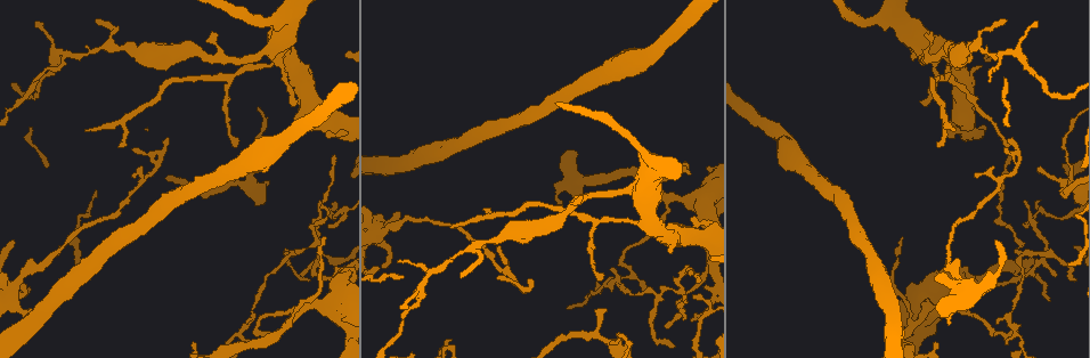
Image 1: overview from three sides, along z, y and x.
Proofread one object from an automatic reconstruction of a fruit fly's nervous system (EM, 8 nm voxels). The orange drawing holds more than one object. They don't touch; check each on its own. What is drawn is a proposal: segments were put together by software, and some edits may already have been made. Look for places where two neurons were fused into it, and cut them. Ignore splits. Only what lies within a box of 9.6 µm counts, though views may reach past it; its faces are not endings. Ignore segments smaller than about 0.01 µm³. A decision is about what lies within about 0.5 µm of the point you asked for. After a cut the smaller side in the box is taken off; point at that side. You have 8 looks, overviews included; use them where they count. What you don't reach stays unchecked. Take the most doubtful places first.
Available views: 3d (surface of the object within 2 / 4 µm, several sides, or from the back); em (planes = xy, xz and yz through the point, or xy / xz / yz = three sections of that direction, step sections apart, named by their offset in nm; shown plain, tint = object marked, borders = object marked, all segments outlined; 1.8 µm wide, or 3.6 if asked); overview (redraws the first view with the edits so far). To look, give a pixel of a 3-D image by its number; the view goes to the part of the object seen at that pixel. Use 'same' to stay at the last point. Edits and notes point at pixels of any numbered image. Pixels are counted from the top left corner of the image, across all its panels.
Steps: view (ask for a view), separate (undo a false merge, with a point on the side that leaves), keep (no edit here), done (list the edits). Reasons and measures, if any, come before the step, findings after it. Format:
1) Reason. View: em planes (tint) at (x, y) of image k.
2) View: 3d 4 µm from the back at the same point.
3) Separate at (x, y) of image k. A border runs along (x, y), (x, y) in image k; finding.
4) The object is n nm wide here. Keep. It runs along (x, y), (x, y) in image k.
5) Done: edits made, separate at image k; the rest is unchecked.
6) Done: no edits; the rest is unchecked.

Arms run side by side. View: em 3.6 µm planes (tint) at (919, 46) of image 1.

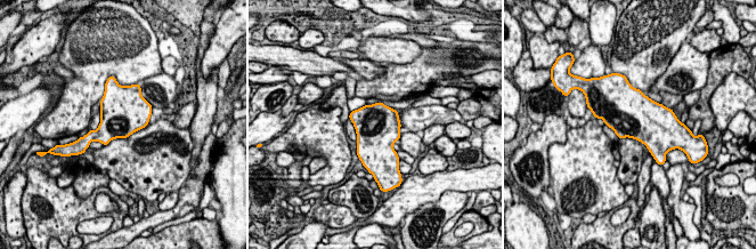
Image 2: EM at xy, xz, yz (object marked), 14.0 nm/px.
The object is 600 nm wide here. Keep. All the same neuron.

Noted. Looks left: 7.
Three arms meet. View: 3d 4 µm at (605, 287) of image 1.

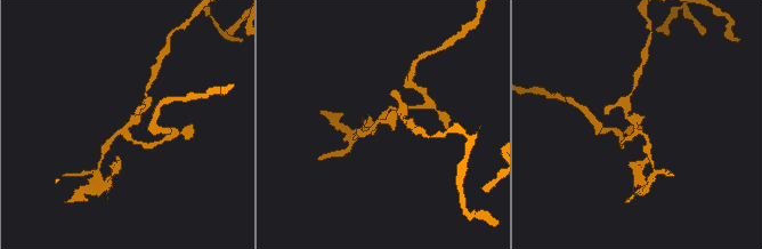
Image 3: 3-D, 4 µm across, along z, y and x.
3 arms meet here; now the EM. View: em planes (borders) at (633, 132) of image 3.

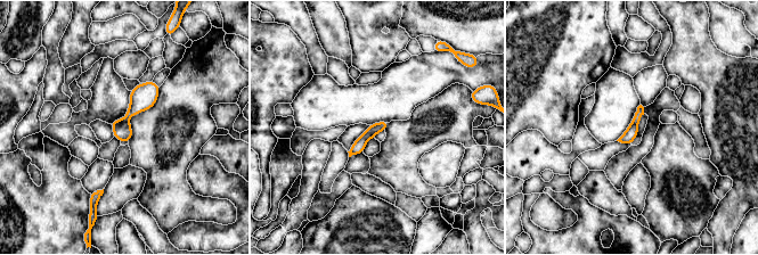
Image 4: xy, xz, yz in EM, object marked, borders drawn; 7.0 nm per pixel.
Keep. It runs along (384, 124), (375, 128), (352, 151) in image 4; all the same neuron.

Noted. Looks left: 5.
View: em xy step 16 (tint) at (924, 305) of image 1.

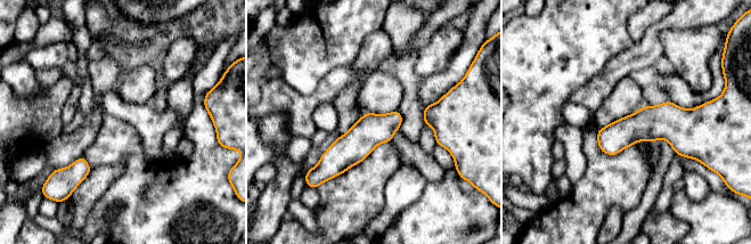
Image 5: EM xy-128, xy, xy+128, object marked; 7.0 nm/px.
The object is 220 nm wide here. Keep. It runs along (695, 121), (649, 123), (601, 144) in image 5; all the same neuron.

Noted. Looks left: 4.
Done: no edits; the rest is unchecked.

